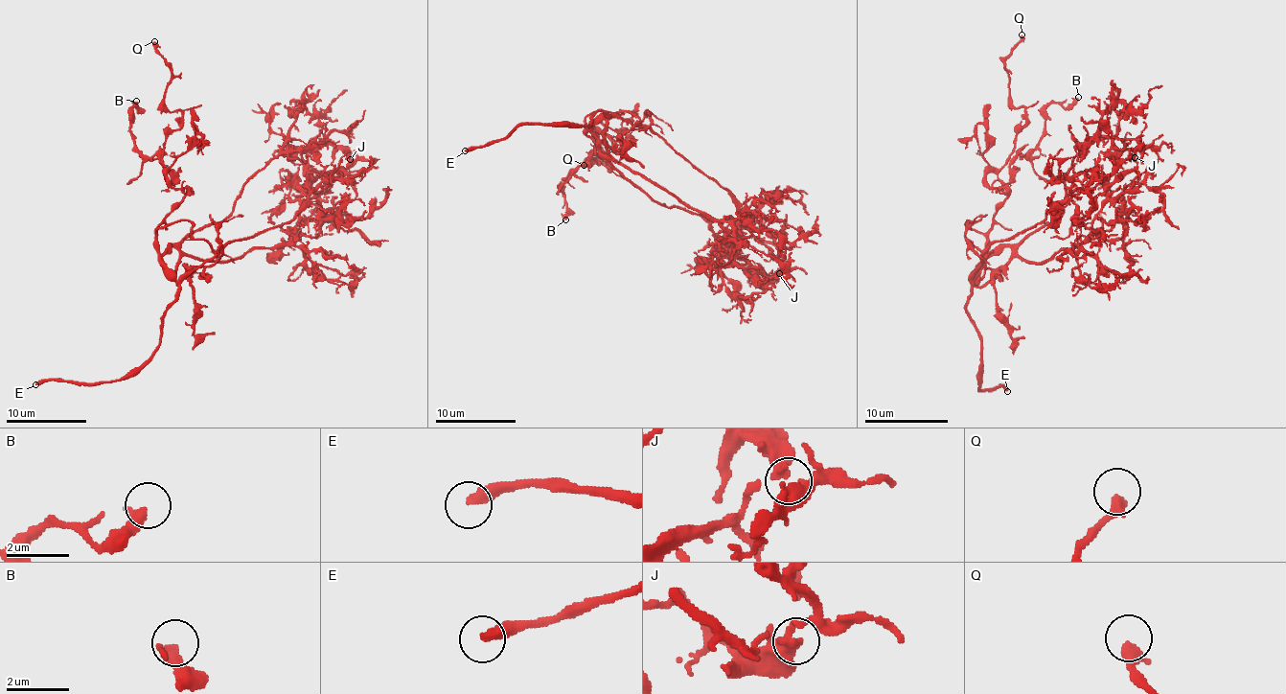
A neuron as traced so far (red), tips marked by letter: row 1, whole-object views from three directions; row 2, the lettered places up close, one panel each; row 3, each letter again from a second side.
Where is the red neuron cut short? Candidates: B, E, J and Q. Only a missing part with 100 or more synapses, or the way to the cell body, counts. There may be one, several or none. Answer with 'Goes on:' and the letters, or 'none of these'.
Goes on: E

